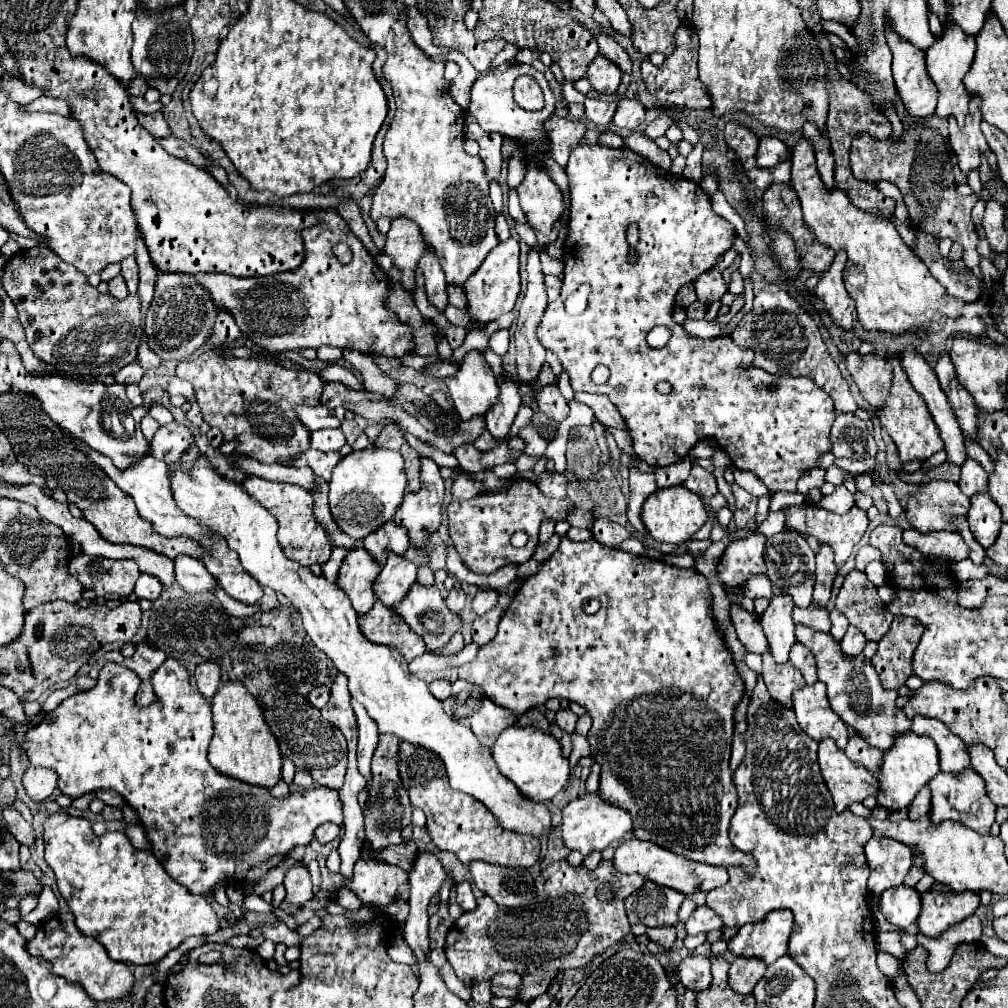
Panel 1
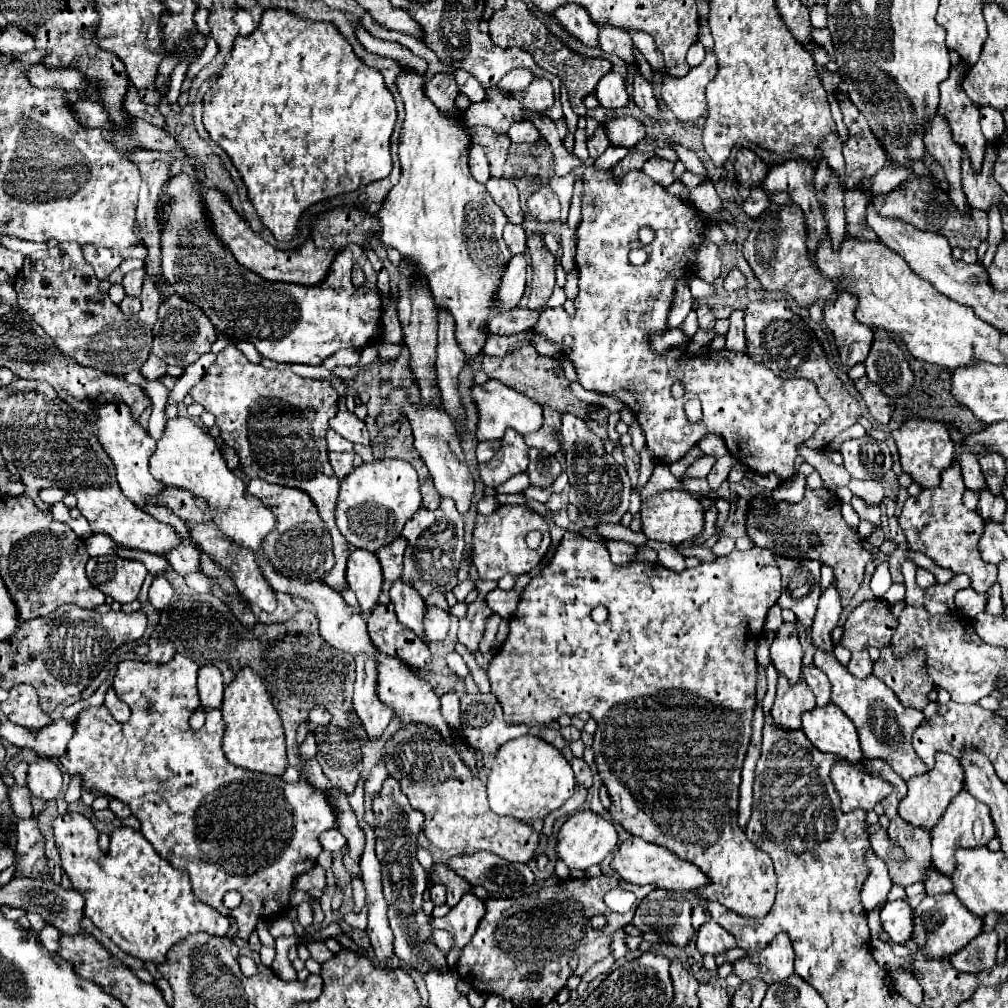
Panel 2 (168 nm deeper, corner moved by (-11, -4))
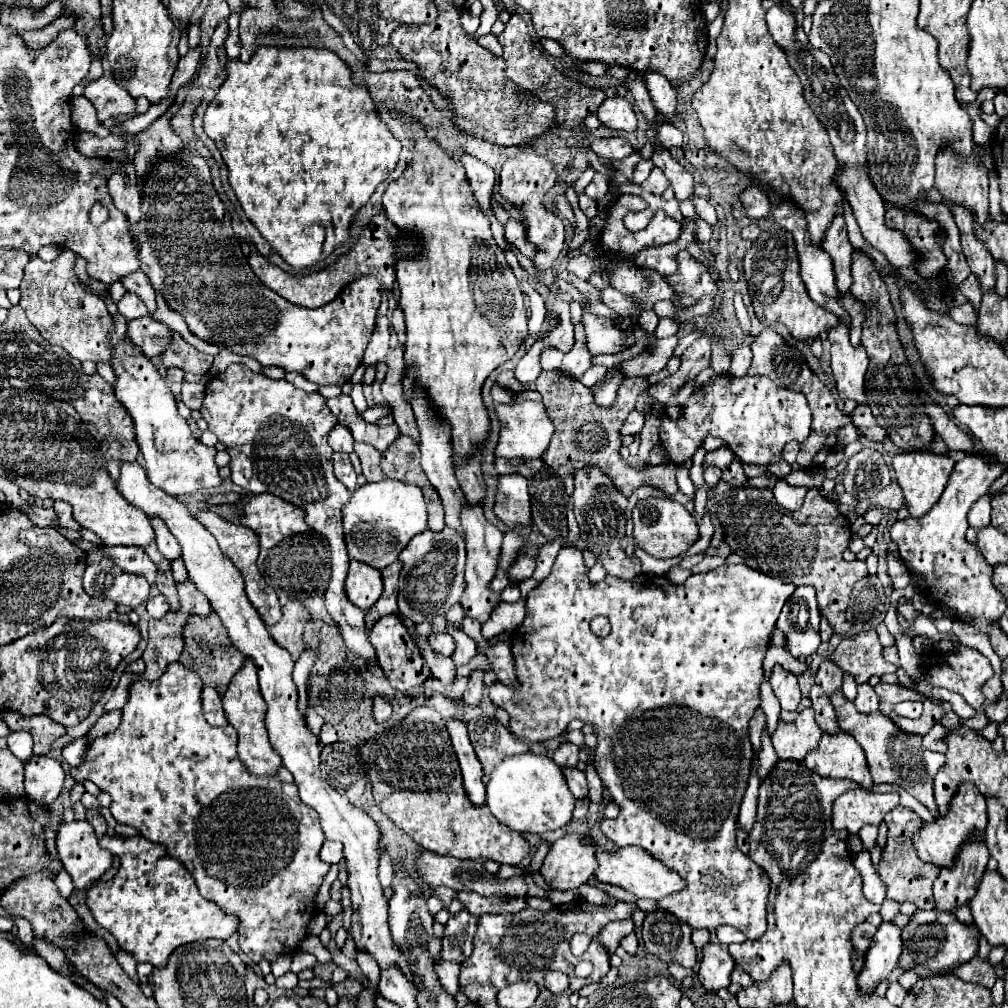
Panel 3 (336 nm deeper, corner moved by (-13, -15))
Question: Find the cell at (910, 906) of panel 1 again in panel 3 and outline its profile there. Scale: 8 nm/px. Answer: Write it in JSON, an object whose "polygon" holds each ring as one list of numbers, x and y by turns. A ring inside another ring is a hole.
{"polygon":[[882,922,866,952,864,968,858,974,862,992,872,992,882,978,888,978,896,968,902,952,902,928,896,922]]}

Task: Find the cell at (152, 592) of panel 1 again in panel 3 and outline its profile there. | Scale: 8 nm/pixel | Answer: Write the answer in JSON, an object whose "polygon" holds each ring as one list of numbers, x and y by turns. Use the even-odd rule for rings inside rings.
{"polygon":[[156,594,156,596,152,596,152,598,146,602,146,608,148,608,148,614,150,614,152,618,162,618,162,616,170,610,170,604,168,604,166,596]]}

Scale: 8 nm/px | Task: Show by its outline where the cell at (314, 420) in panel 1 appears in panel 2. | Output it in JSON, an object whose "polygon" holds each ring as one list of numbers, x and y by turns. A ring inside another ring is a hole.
{"polygon":[[340,401,340,411,338,415,330,421,330,427,340,433,344,439,352,441,352,443,360,443,360,445,370,445,370,435,366,429,366,423,360,421,354,413,346,411,344,401]]}

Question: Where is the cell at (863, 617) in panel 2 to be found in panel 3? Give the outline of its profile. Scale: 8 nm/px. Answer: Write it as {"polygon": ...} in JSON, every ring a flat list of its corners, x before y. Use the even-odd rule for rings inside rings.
{"polygon":[[866,630,856,636,850,636,842,640,842,644,832,652,832,660,848,674,854,676,856,684,866,682,870,676,882,676,886,673,895,673,897,667,888,664,882,654,884,646,880,644,880,638,876,630]]}

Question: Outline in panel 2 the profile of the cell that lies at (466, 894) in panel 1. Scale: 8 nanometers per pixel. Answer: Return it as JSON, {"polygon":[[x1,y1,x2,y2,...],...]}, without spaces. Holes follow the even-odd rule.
{"polygon":[[466,893,460,903,456,907,450,909,450,913,442,919,432,919,432,925,436,929,446,929,452,939,454,939,454,947,448,953,448,965,450,969,456,967,460,949,472,939,472,935,476,933,476,927,482,919,482,915,486,913,484,901,478,899,474,893]]}

